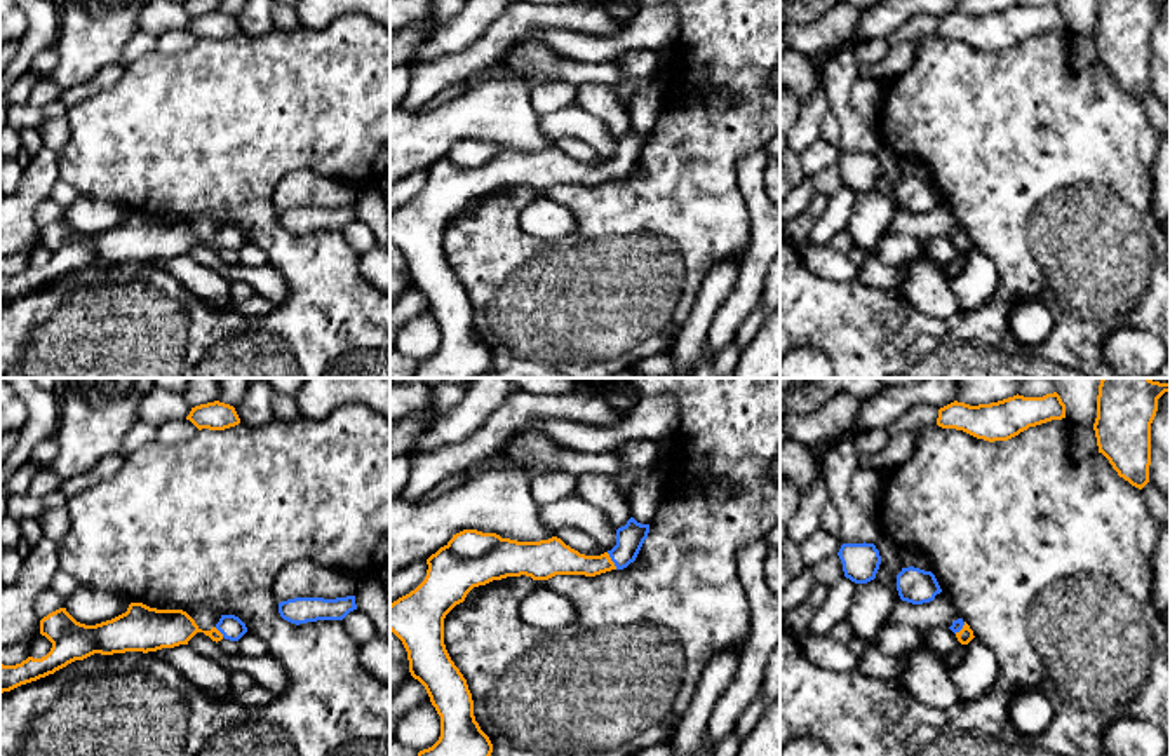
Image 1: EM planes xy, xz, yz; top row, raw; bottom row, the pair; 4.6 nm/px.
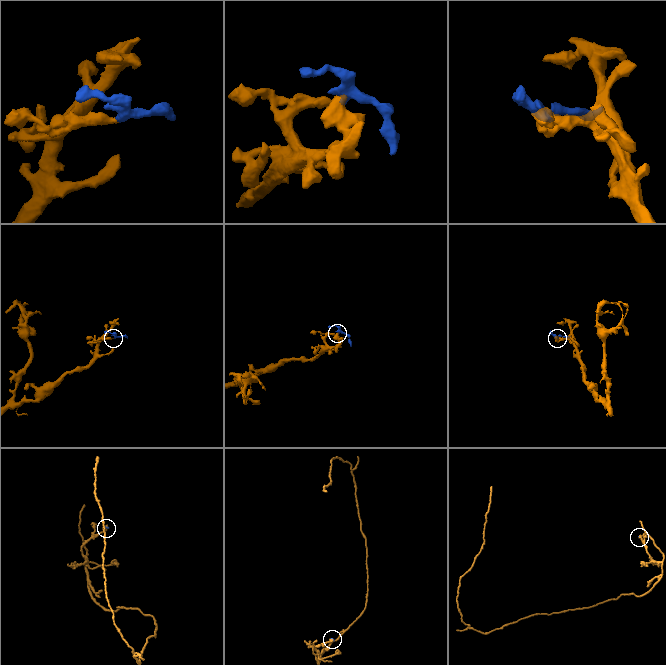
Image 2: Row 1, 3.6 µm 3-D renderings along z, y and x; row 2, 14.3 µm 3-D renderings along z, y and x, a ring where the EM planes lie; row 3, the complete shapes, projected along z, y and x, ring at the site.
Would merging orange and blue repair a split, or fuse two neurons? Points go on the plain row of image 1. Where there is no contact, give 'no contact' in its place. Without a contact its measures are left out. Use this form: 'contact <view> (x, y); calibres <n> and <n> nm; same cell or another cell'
contact xz (611, 171); calibres 150 and 130 nm; same cell

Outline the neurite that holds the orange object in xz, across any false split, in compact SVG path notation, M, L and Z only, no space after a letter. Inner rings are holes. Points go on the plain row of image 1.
M634 127L616 139L616 155L601 165L585 165L552 146L540 152L517 152L501 148L496 143L463 139L427 169L428 179L425 190L409 204L390 214L390 240L402 251L409 282L418 289L437 324L440 326L439 350L418 362L414 378L479 378L491 362L493 354L481 340L474 326L474 310L467 289L451 270L444 254L444 228L467 204L479 195L507 186L531 186L533 190L548 190L555 185L595 186L611 179L623 179L635 171L649 134L641 134Z

